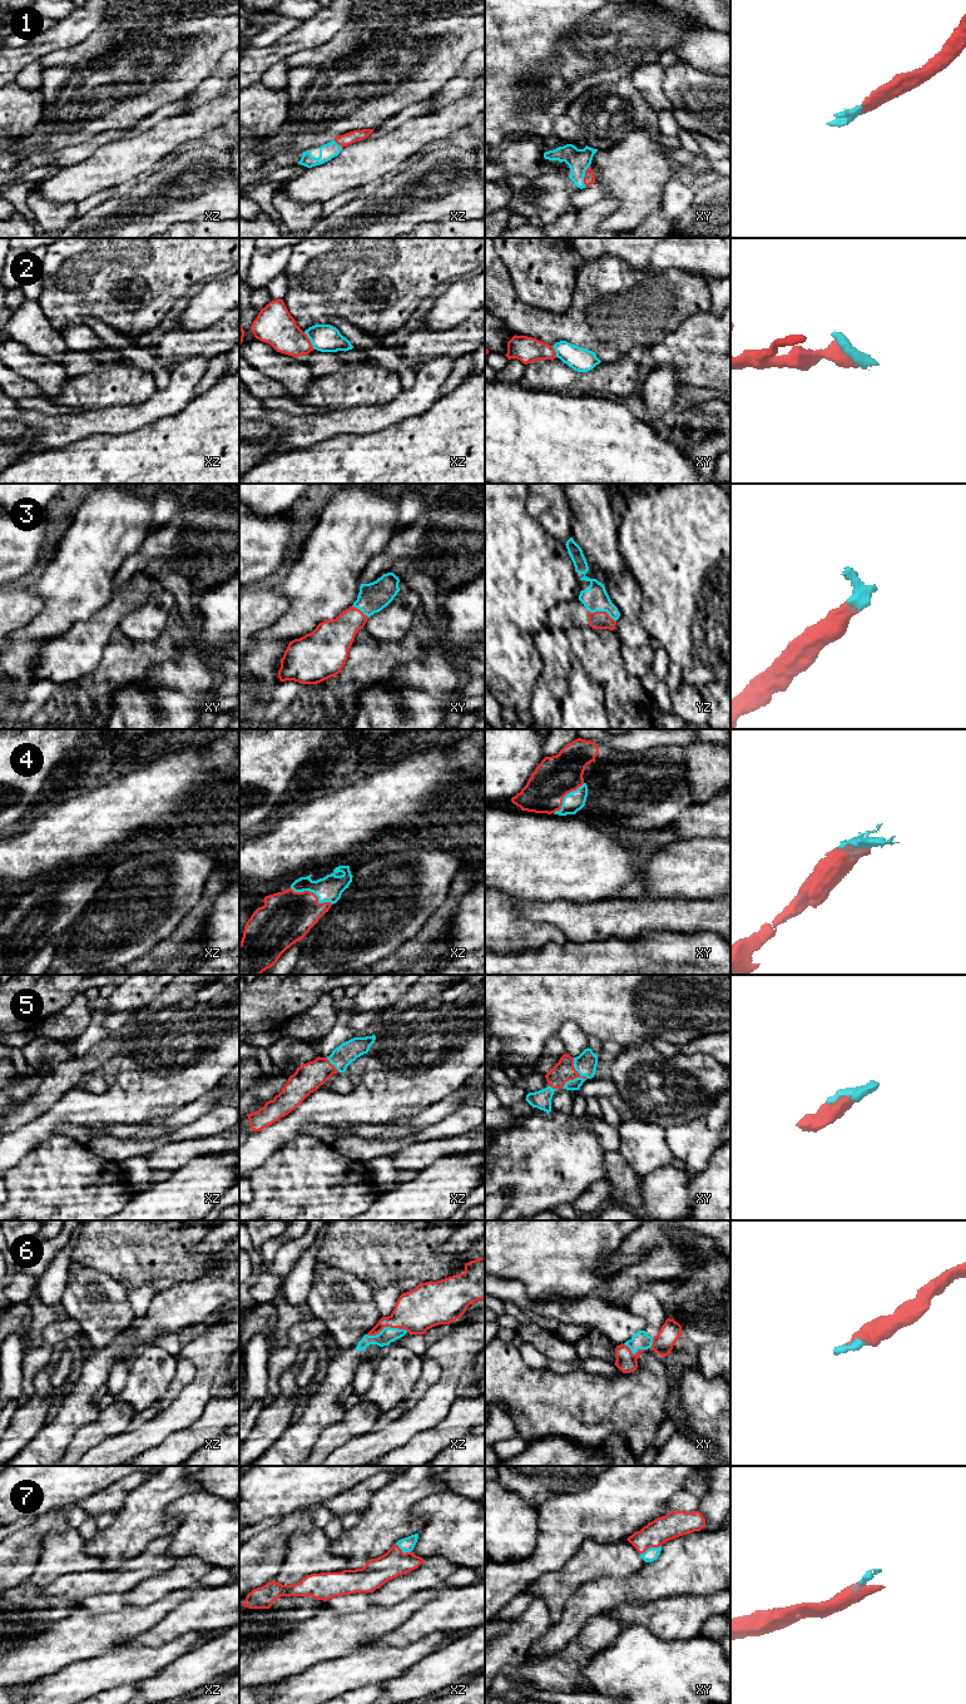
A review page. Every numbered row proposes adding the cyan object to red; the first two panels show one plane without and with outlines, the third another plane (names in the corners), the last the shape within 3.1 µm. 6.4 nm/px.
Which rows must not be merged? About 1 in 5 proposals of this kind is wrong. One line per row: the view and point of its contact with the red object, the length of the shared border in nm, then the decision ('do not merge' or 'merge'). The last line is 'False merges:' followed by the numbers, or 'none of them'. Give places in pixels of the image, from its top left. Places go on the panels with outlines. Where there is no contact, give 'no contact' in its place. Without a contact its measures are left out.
1: meets red in xy at (585, 176); contact 140 nm long; merge
2: meets red in xz at (310, 341); contact 130 nm long; do not merge
3: meets red in yz at (602, 612); contact 200 nm long; merge
4: meets red in xz at (313, 893); contact 300 nm long; merge
5: meets red in xy at (578, 1076); contact 220 nm long; merge
6: meets red in xz at (387, 1326); contact 260 nm long; merge
7: meets red in xy at (650, 1546); contact 150 nm long; merge
False merges: 2

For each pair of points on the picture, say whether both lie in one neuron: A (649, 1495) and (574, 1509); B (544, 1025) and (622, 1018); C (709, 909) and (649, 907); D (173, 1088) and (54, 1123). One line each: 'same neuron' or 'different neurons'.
A: same neuron
B: same neuron
C: same neuron
D: same neuron

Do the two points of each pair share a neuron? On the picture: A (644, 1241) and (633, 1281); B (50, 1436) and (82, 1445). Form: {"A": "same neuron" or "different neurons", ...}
{"A": "same neuron", "B": "different neurons"}

